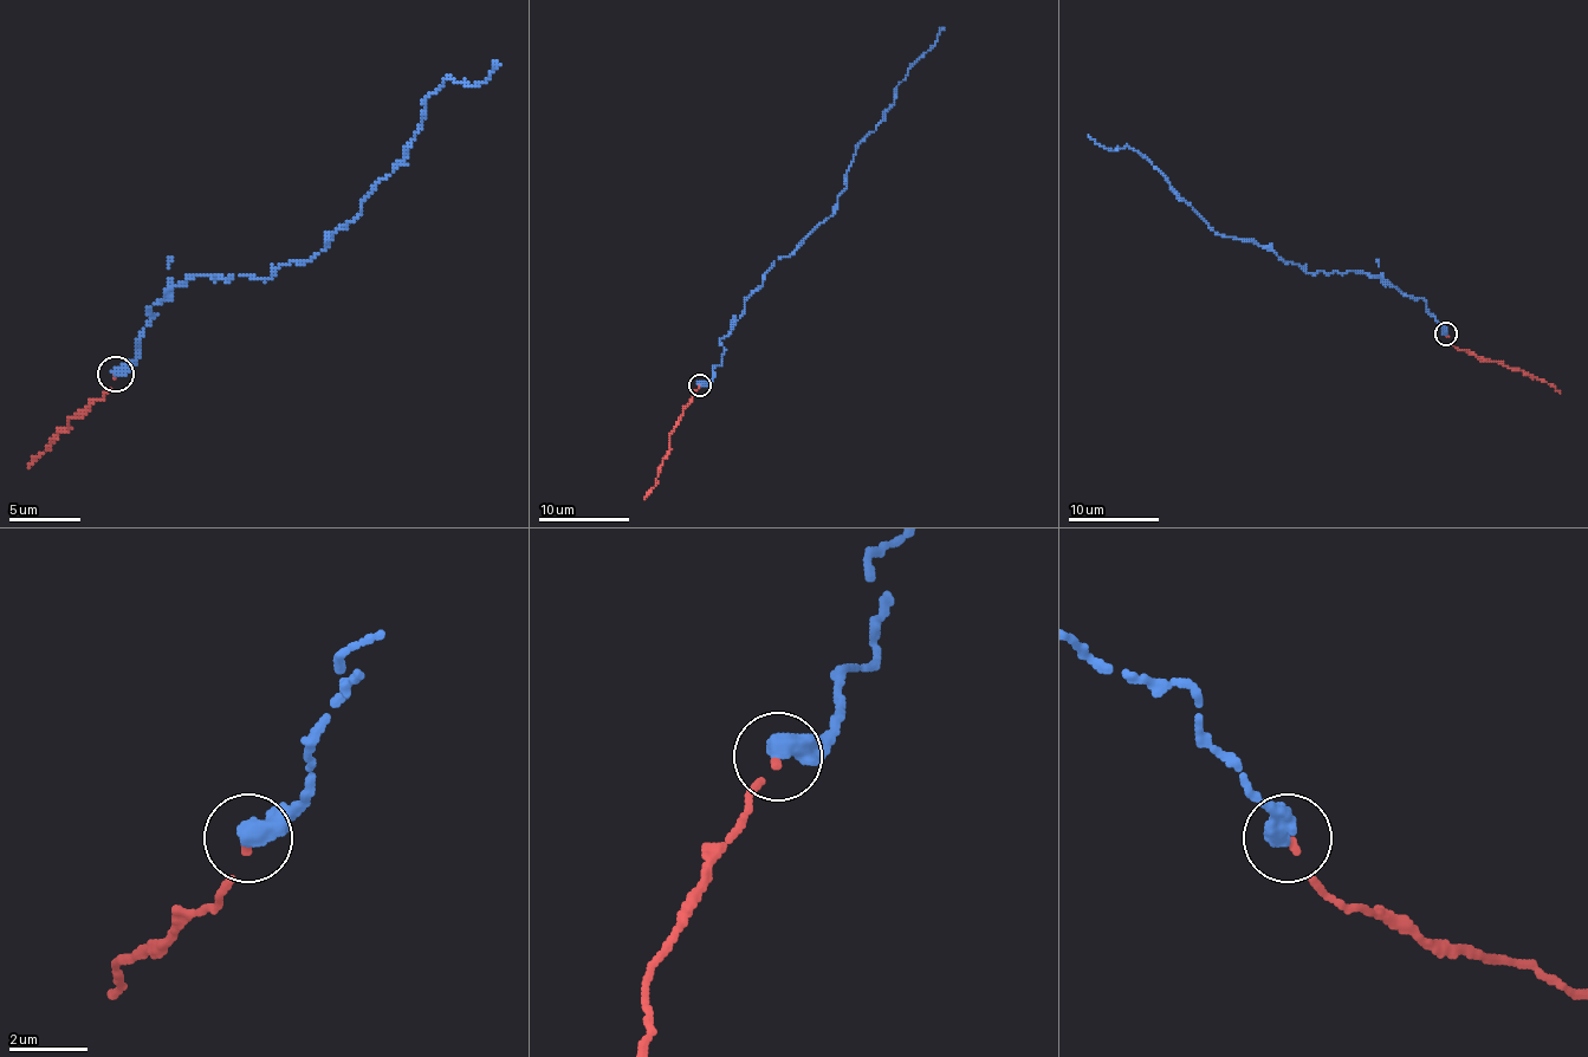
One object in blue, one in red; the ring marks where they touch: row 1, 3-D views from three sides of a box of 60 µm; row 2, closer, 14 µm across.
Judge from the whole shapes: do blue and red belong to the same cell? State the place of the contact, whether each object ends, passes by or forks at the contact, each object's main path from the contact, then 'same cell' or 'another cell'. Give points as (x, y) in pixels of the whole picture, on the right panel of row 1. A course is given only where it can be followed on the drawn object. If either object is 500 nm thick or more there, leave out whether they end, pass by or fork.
place (1446, 334); course blue (1446, 334), (1424, 300), (1380, 277), (1308, 273), (1246, 239), (1217, 234), (1138, 150), (1108, 150), (1088, 135); course red (1446, 334), (1456, 348), (1544, 380), (1560, 393); same cell

